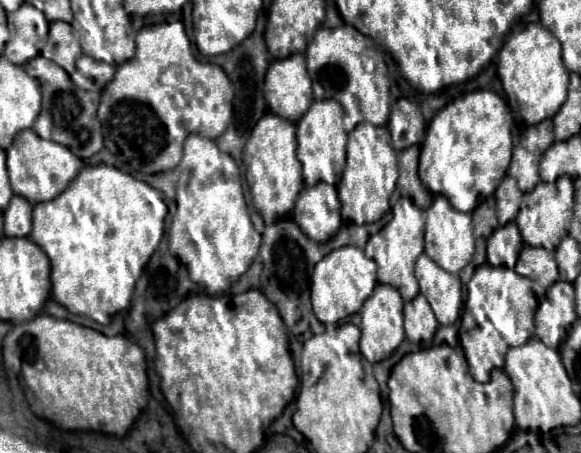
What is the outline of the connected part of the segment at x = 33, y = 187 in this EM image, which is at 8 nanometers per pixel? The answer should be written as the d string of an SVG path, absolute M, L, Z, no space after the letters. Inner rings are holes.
M24 129L22 133L18 133L18 137L14 137L14 143L6 153L12 191L20 197L26 197L32 205L40 201L52 201L56 195L60 195L84 165L82 159L74 157L74 153L70 153L68 147L58 145L54 141L46 141L38 137L32 129Z

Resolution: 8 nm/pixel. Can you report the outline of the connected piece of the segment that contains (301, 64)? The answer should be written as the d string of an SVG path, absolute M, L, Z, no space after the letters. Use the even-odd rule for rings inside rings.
M302 53L274 61L268 67L264 97L270 111L288 121L296 123L306 113L314 97L312 81L306 73L306 61Z

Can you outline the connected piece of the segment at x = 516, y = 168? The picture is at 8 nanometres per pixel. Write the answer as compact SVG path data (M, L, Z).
M516 147L512 153L508 177L514 177L522 191L530 191L540 183L538 163L540 163L540 157L536 153L530 153L524 147Z

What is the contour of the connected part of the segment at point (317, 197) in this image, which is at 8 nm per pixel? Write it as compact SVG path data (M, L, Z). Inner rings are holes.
M326 183L304 187L292 211L292 219L312 241L326 241L340 227L340 213L330 209L326 187Z

